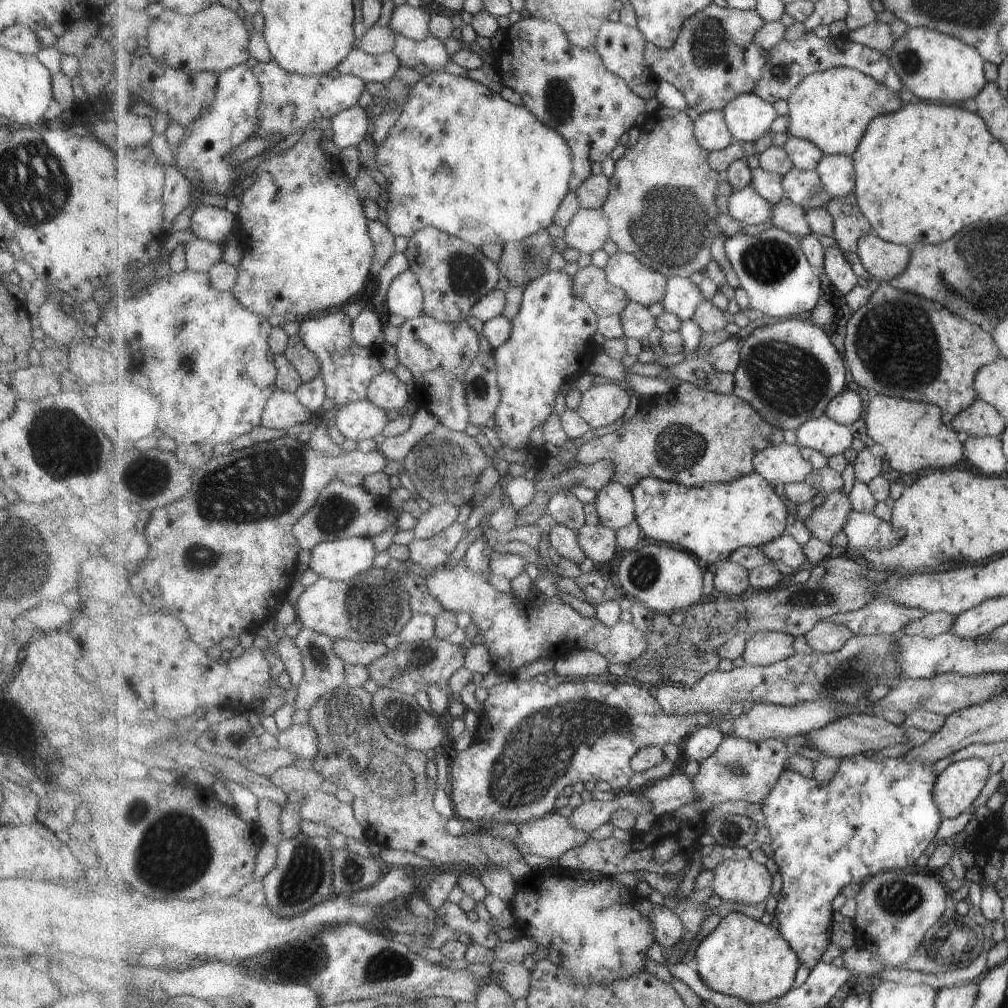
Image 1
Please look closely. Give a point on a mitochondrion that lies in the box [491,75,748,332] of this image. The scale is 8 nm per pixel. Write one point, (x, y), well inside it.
(671, 218)

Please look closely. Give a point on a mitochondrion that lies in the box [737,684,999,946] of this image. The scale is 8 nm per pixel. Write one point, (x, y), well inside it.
(895, 898)

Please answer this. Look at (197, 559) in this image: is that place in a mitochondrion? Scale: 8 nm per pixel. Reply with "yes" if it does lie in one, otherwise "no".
yes

